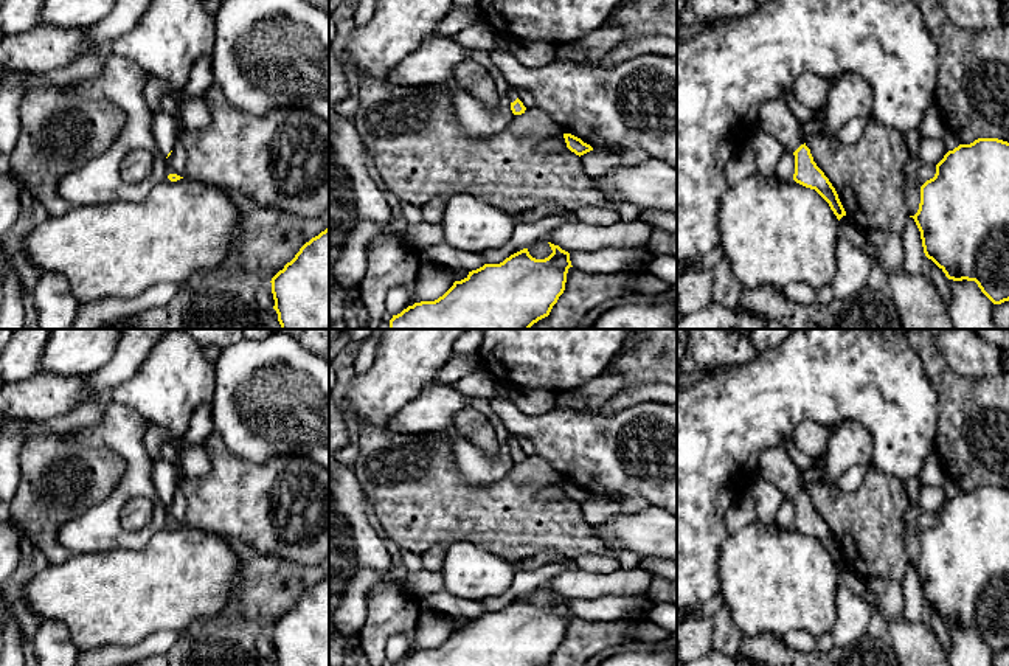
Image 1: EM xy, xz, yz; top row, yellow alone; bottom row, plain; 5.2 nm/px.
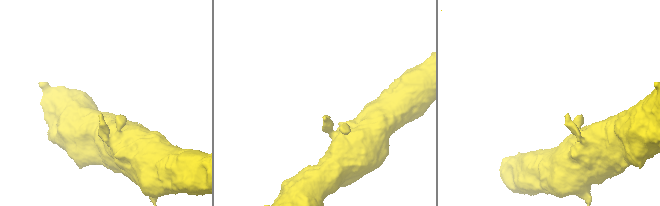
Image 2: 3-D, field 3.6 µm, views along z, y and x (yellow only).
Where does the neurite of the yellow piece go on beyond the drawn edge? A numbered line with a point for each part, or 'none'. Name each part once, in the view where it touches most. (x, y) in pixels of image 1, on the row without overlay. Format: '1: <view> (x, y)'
1: yz (776, 468)

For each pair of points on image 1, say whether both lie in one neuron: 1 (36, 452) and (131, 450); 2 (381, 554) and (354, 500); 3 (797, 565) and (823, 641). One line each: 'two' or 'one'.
1: two
2: one
3: two

